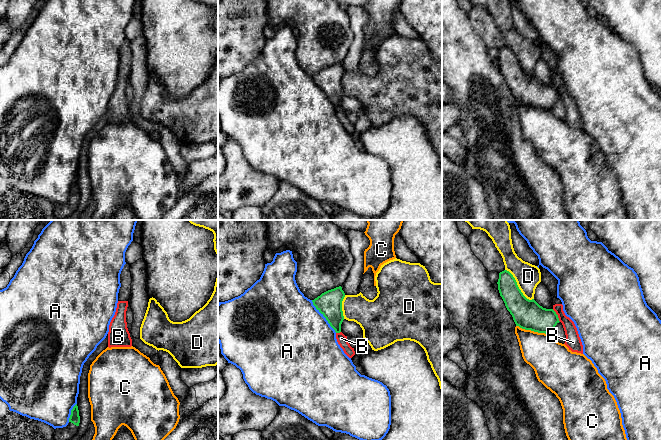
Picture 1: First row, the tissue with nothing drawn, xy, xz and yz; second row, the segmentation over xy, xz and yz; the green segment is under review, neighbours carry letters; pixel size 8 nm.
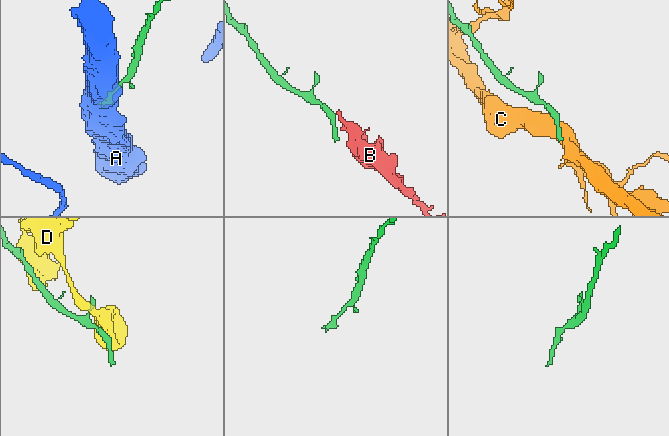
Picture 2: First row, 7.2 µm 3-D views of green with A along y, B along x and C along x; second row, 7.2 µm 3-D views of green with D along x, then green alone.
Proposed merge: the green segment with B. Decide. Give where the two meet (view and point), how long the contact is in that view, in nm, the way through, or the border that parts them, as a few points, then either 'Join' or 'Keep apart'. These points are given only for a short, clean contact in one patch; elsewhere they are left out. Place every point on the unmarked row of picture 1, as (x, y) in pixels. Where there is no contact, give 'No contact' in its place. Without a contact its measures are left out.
Touches green at yz (557, 91). Shared border 120 nm. Boundary: yz (552, 85), (560, 97). Keep apart

